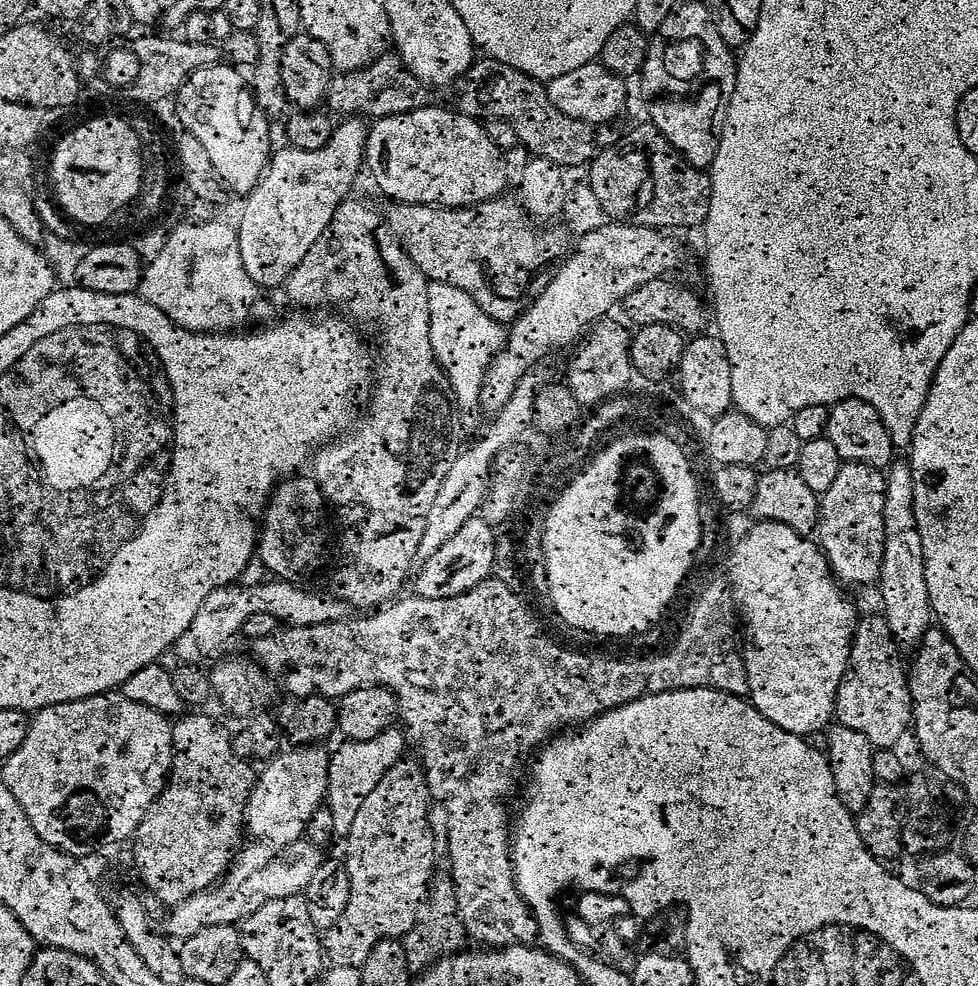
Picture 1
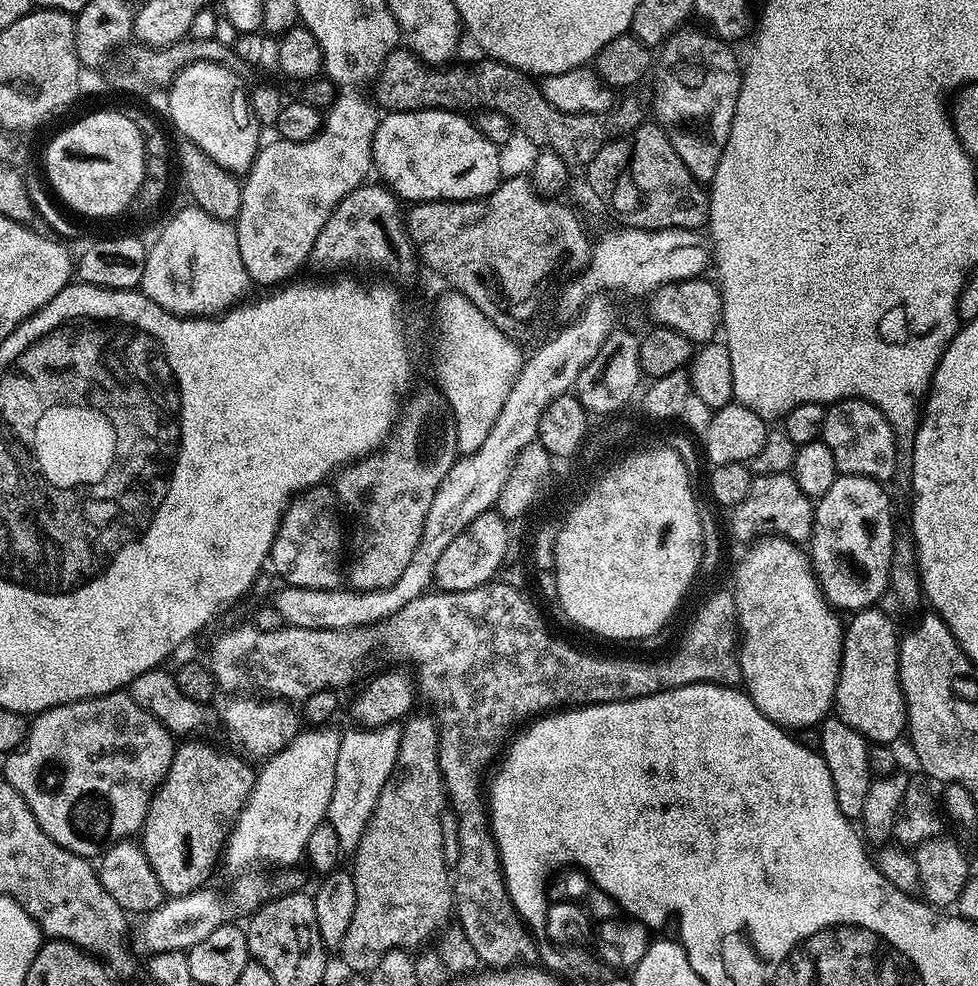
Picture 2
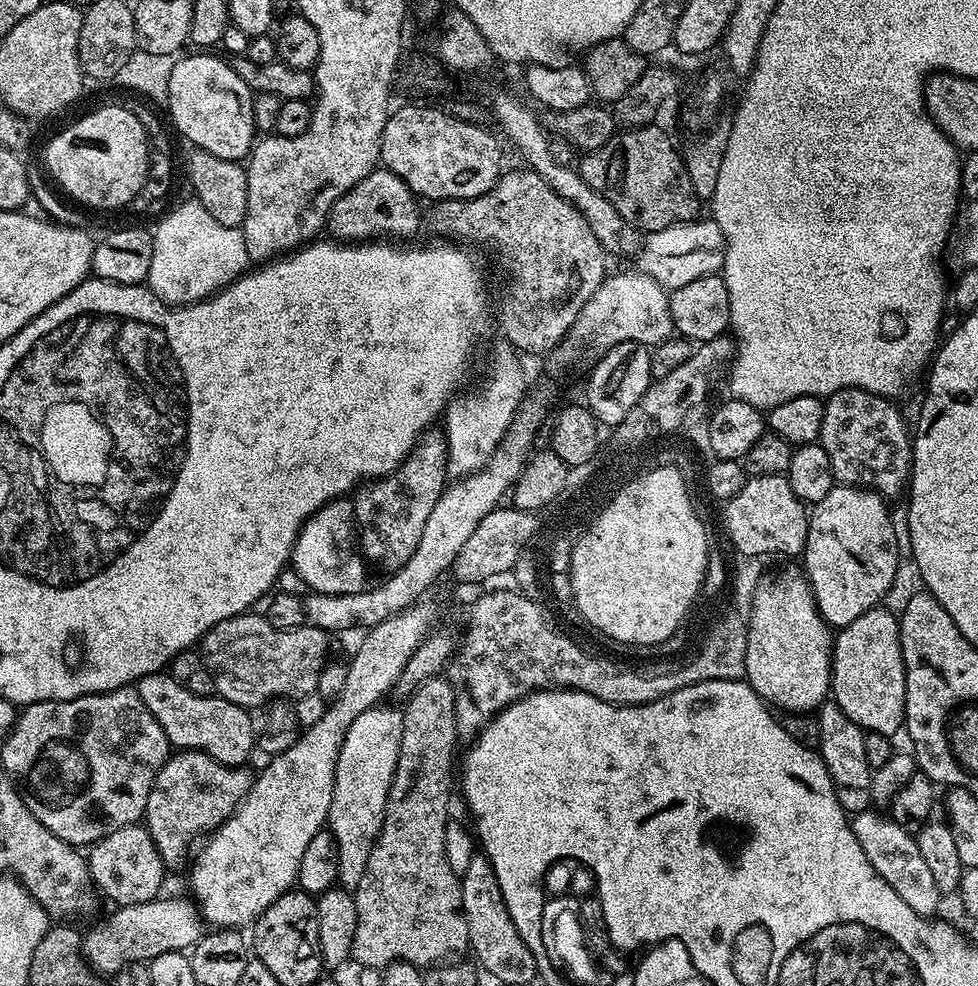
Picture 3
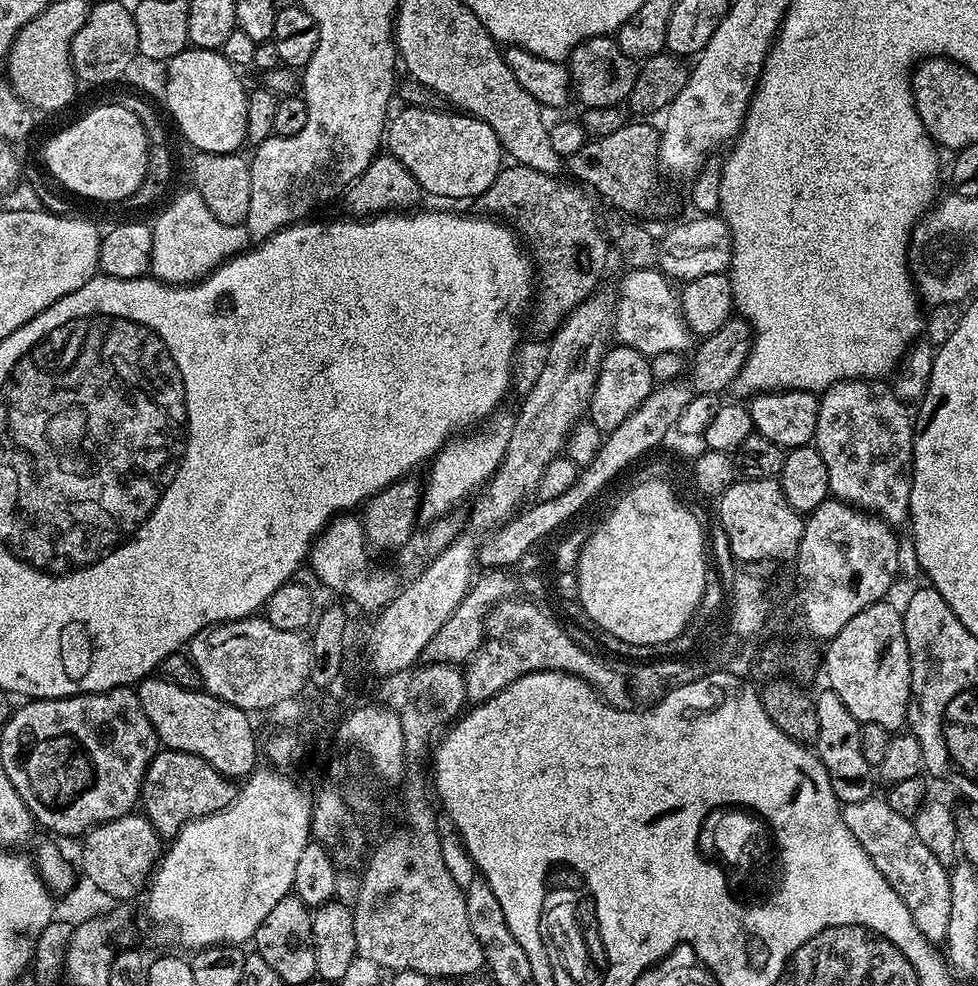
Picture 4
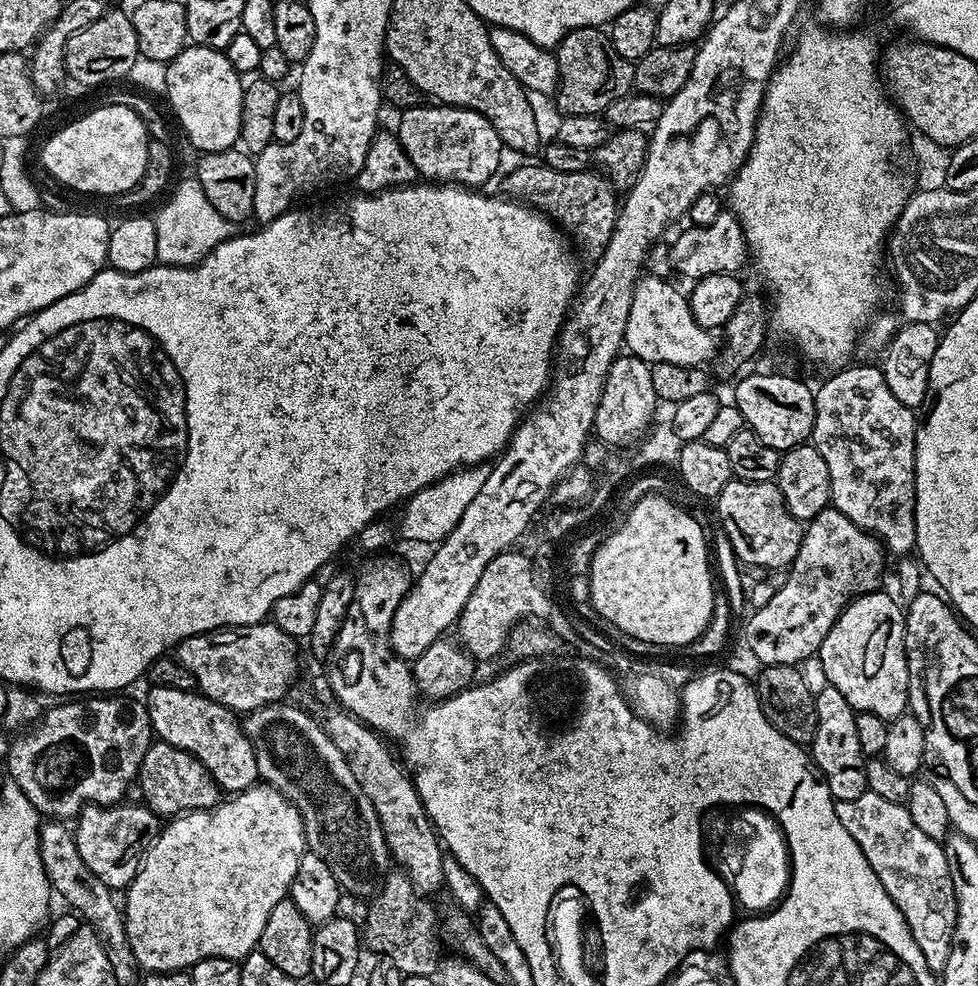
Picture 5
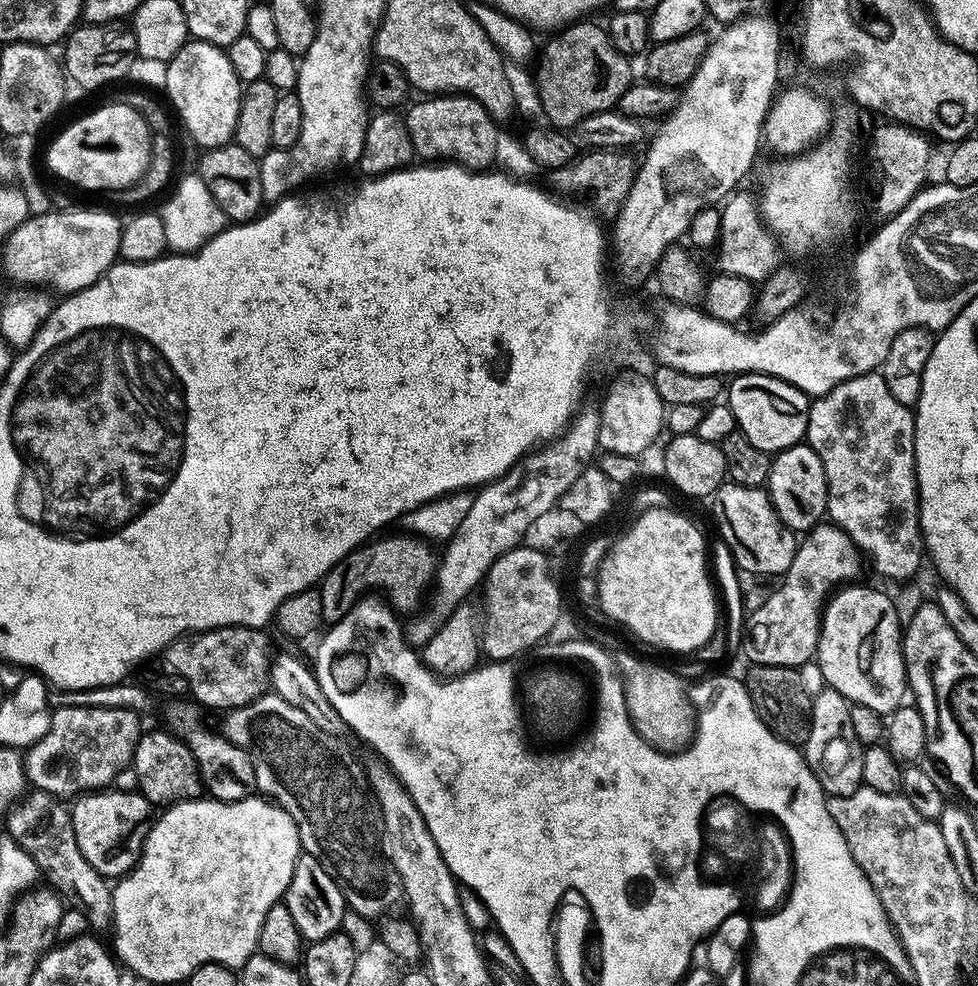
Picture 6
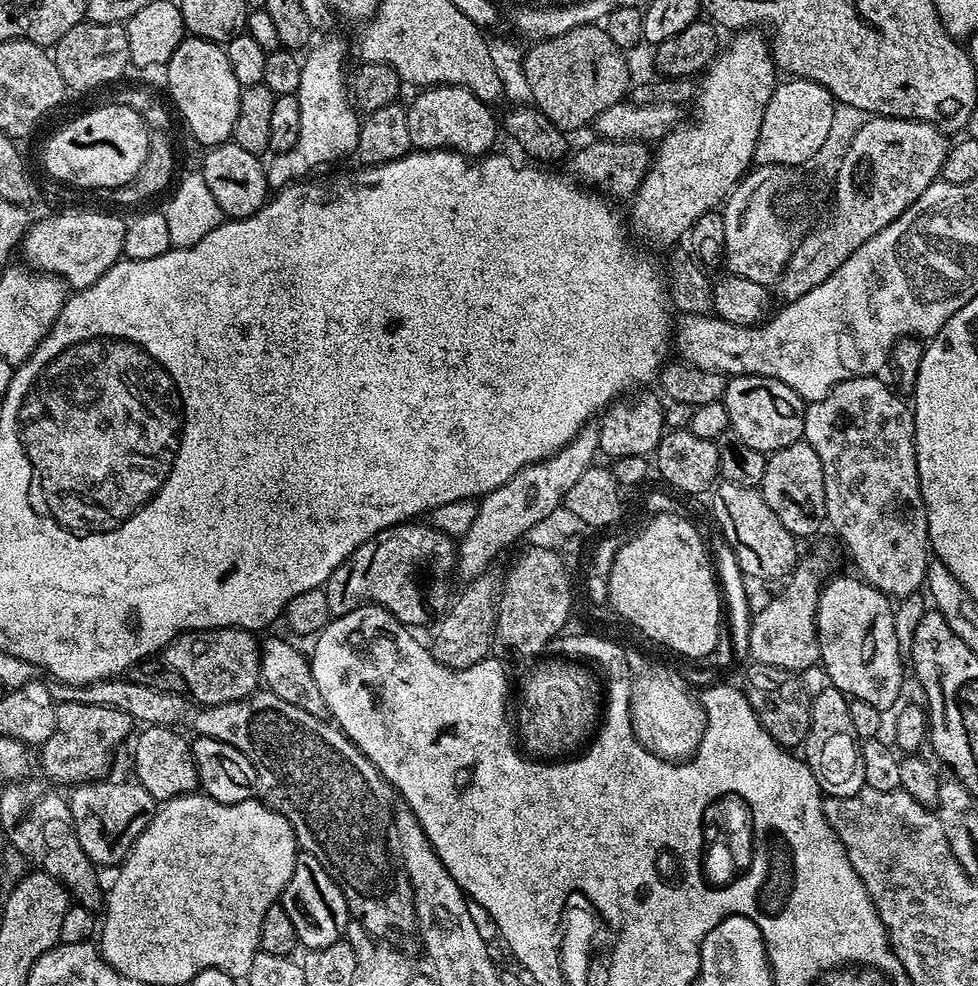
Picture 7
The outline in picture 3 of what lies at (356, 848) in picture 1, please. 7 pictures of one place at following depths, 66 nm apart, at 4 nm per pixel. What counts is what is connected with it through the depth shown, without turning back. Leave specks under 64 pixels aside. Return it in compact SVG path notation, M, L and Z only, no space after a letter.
M433 678L418 685L407 700L408 705L402 708L402 744L385 804L384 824L361 884L354 891L358 926L352 960L377 970L397 960L424 970L469 951L460 876L446 862L448 791L454 788L452 751L458 741L456 695L447 679Z

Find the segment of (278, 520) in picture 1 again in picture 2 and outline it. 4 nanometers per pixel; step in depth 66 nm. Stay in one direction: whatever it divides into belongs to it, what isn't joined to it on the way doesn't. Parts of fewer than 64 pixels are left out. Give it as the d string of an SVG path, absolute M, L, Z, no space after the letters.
M319 487L309 488L307 492L303 493L302 498L297 499L295 502L289 504L287 511L284 512L284 518L280 523L280 529L278 530L278 534L274 538L274 542L272 543L272 554L270 557L271 567L276 567L276 572L278 575L284 579L283 583L288 586L295 586L297 588L339 588L342 584L342 564L340 568L340 556L336 553L336 512L332 507L335 506L337 497L333 495L331 491L328 492L320 492Z

